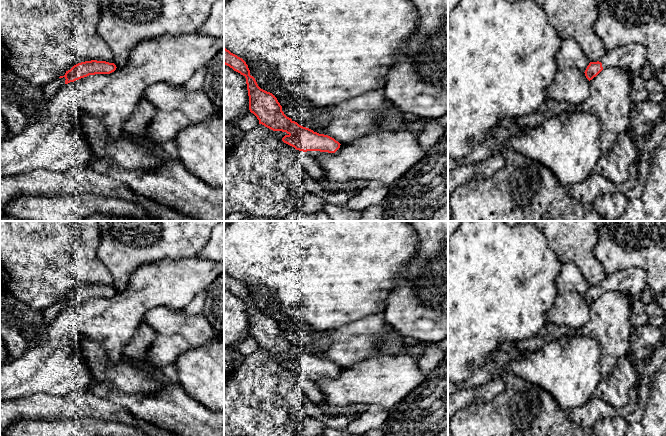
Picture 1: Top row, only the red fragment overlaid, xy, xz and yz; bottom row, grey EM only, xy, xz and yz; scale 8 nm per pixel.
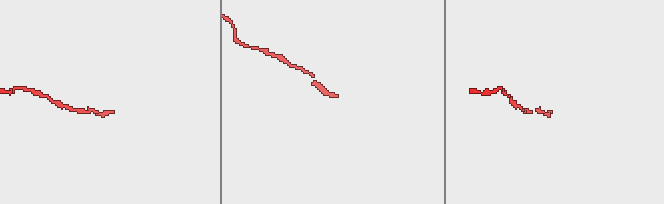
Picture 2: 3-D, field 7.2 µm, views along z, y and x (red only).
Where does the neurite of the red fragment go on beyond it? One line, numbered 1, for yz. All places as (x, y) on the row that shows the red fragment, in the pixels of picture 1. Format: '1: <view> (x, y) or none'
1: yz (632, 57)

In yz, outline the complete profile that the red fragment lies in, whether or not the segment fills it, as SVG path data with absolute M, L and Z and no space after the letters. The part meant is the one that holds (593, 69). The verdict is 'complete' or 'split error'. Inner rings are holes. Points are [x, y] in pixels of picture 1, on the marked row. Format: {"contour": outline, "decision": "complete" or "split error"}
{"contour": "M629 44L607 52L599 61L590 62L585 76L590 81L603 69L620 67L631 72L643 68L647 62L647 51L640 44Z", "decision": "split error"}

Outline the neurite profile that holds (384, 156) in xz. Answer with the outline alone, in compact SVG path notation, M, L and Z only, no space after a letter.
M380 131L343 143L335 153L321 153L315 159L331 183L366 180L389 186L424 154L411 132Z

